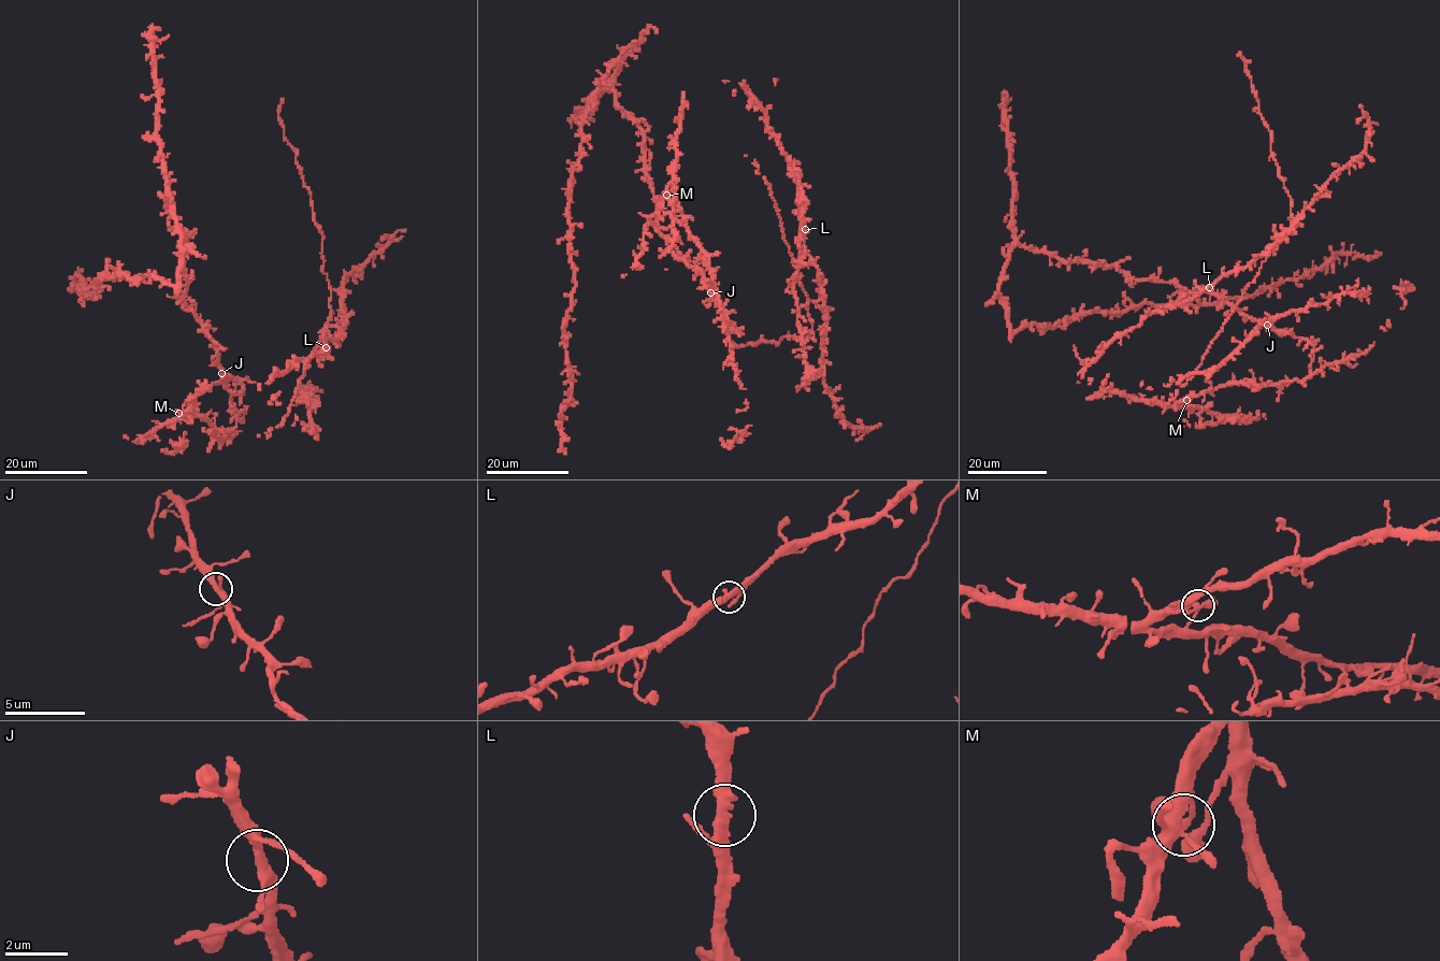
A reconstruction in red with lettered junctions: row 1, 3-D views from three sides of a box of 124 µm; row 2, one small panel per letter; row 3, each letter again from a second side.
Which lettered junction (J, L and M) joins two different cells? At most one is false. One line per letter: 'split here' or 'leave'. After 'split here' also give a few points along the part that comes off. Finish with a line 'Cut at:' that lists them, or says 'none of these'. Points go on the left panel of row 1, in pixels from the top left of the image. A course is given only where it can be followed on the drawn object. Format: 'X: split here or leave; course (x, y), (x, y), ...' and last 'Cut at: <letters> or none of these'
J: leave
L: leave
M: leave
Cut at: none of these

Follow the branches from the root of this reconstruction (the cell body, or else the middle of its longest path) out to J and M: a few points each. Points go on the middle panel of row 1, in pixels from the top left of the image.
J: (724, 313), (710, 292)
M: (724, 313), (733, 328), (721, 315), (708, 255), (690, 233), (676, 195), (672, 189), (666, 195)

